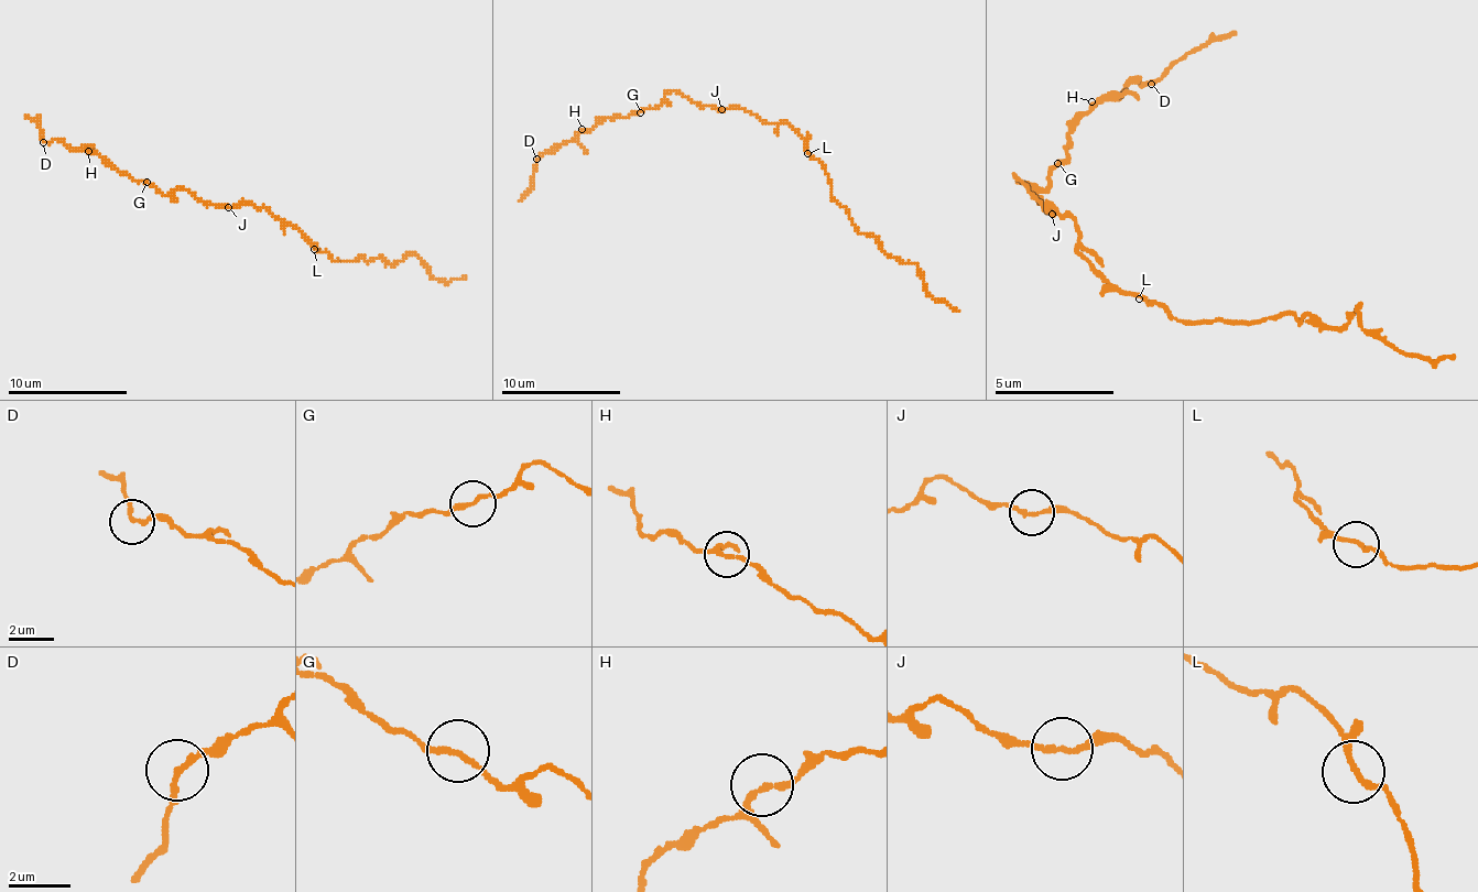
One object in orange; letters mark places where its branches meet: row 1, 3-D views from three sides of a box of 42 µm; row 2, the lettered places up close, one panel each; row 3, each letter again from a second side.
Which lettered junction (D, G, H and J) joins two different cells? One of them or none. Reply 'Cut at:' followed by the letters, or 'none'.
Cut at: none

